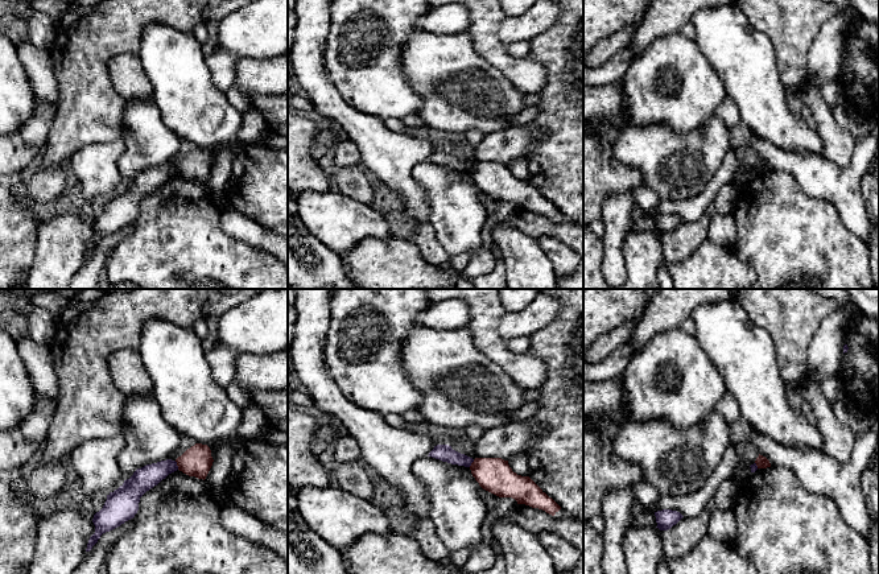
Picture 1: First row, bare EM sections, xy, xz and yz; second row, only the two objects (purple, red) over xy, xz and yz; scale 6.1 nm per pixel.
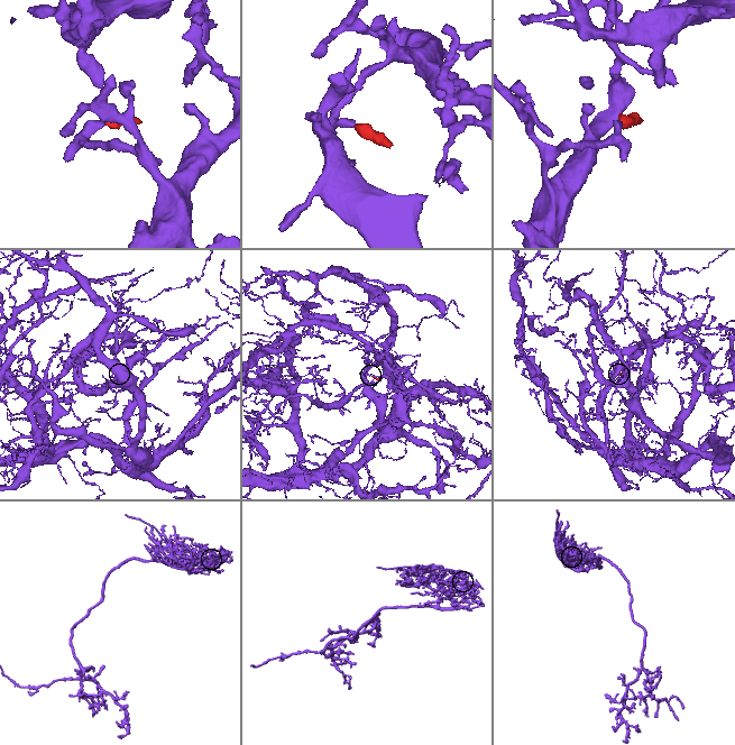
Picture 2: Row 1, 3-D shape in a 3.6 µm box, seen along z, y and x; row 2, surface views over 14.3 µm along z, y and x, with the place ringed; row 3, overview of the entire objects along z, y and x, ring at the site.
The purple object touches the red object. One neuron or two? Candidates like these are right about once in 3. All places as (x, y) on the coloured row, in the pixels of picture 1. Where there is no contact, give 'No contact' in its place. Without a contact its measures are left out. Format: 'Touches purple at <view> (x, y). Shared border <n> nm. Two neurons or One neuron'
Touches purple at xy (176, 465). Shared border 60 nm. Two neurons

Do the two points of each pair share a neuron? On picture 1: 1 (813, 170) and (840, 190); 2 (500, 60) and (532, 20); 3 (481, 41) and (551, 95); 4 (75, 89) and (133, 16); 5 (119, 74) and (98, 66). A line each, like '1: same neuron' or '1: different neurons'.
1: same neuron
2: different neurons
3: different neurons
4: same neuron
5: different neurons

